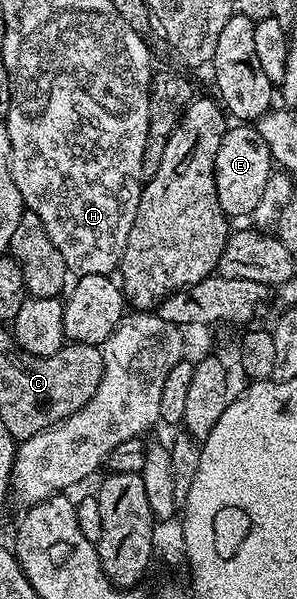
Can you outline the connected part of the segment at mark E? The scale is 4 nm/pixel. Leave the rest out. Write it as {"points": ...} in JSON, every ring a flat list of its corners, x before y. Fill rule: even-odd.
{"points":[[251,123,232,124,224,133,215,155,215,186,221,211,231,219,250,218,257,203,261,203,265,183,269,183,272,172,271,149,265,139,261,139,258,128]]}

